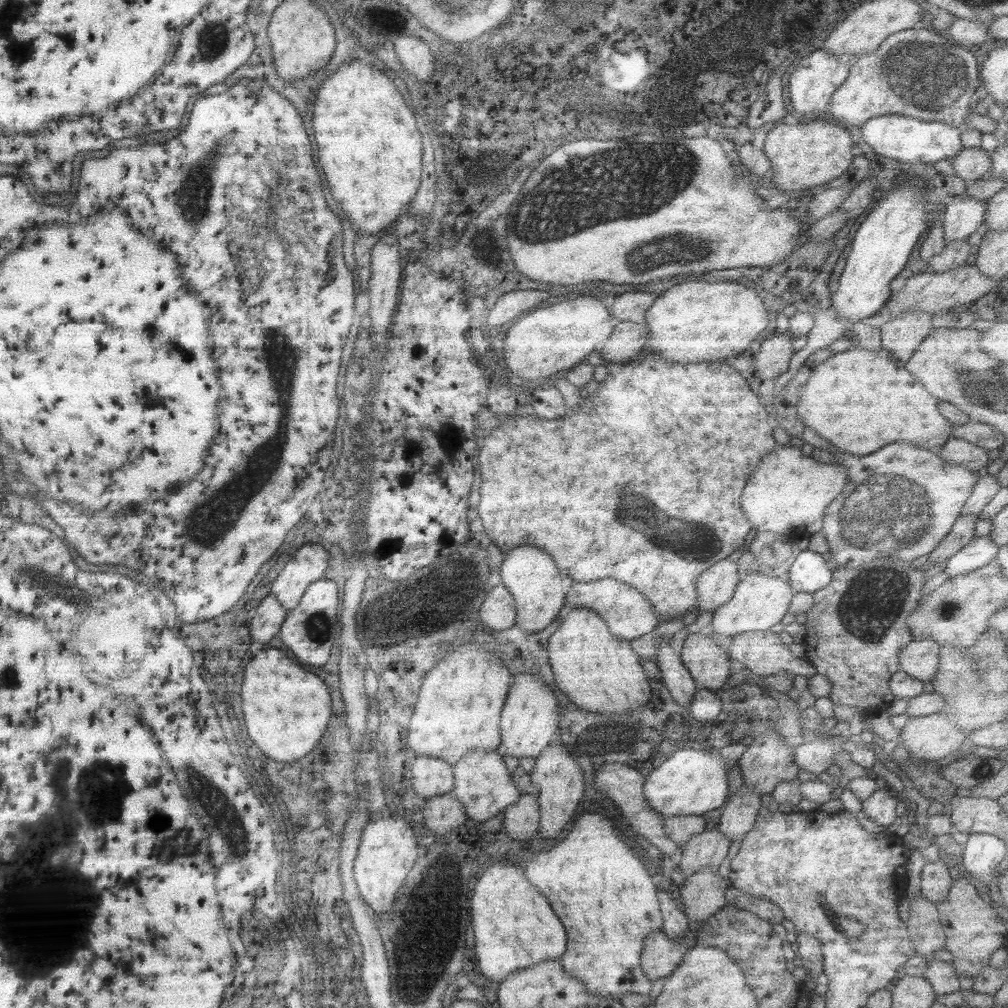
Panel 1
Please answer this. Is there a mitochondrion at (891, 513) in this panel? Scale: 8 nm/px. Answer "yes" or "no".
yes

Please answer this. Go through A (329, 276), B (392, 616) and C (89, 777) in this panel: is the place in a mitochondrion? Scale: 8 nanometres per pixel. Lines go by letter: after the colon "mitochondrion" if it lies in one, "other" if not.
A: other
B: mitochondrion
C: mitochondrion

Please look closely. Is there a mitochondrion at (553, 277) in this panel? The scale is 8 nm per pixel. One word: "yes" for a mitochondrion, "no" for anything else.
no

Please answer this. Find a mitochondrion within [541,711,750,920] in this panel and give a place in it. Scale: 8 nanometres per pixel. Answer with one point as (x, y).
(609, 731)

